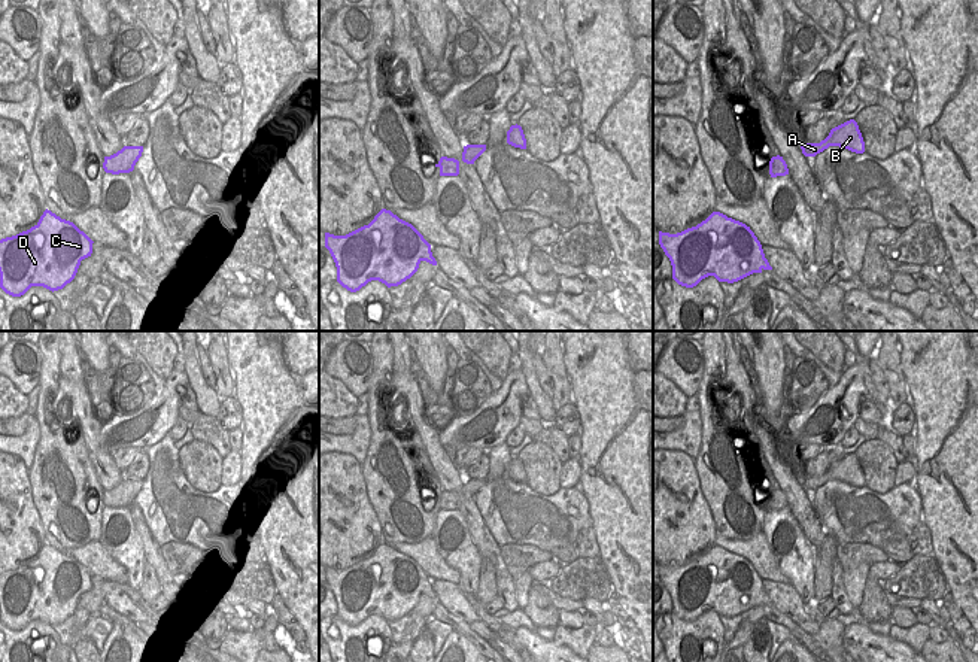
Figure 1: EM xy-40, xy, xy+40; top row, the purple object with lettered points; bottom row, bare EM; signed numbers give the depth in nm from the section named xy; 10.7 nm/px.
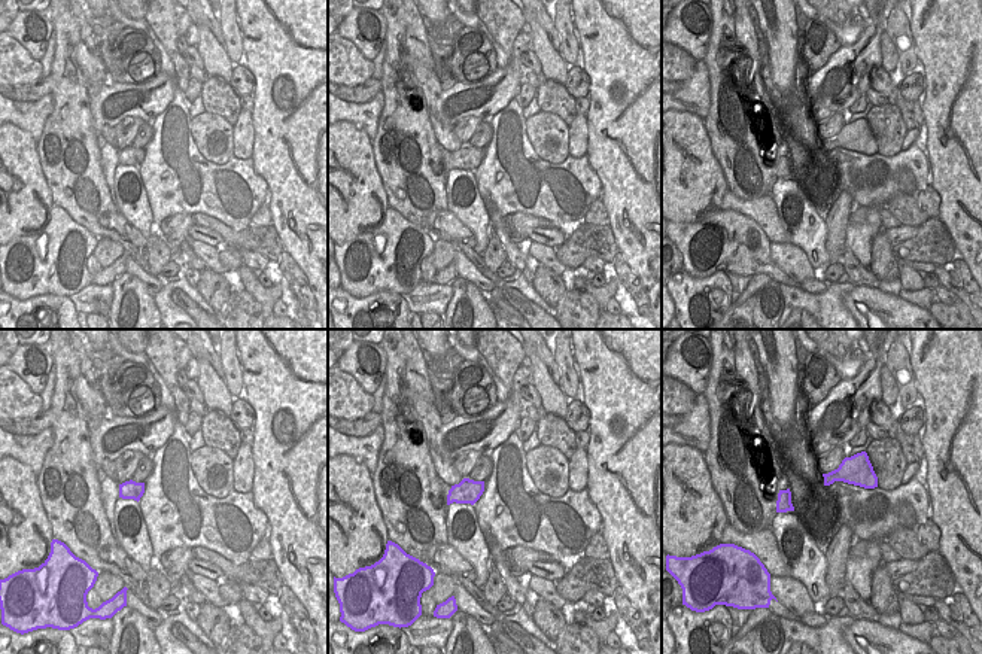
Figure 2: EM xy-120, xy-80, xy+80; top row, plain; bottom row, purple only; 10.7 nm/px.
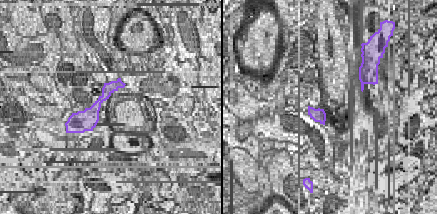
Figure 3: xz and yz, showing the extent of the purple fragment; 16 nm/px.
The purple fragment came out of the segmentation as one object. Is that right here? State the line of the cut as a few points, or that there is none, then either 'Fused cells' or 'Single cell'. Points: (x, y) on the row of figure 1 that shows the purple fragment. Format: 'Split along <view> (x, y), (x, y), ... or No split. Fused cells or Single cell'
No split. Single cell.

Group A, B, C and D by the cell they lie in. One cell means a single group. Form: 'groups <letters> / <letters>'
groups A B C D

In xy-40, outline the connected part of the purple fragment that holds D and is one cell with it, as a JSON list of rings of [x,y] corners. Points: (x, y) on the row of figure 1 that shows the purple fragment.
[[[46,209],[34,227],[0,240],[0,288],[12,297],[24,295],[31,286],[63,289],[75,279],[81,261],[91,256],[92,243],[73,222]]]

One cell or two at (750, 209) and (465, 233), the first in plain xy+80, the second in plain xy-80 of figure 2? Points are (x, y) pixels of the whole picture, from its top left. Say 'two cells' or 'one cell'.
one cell

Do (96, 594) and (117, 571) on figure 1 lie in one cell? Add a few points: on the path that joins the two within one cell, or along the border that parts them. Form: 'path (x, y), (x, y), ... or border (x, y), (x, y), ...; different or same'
border (94, 576), (103, 580); different

